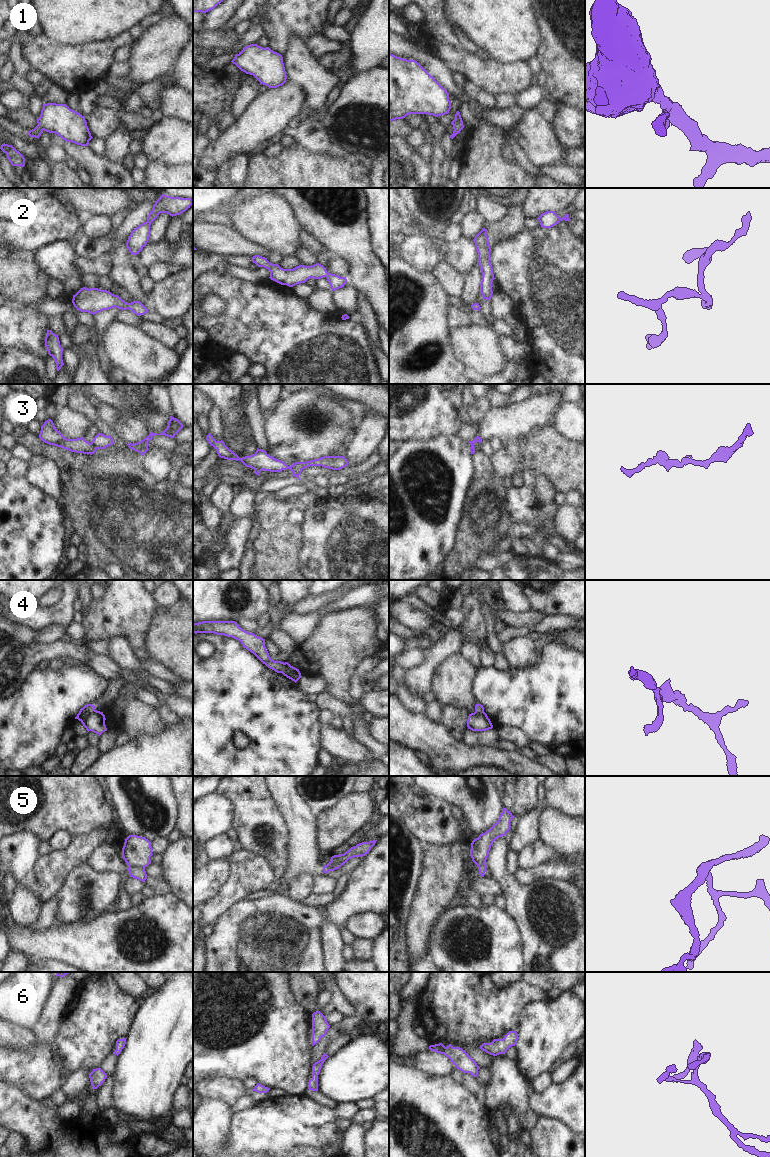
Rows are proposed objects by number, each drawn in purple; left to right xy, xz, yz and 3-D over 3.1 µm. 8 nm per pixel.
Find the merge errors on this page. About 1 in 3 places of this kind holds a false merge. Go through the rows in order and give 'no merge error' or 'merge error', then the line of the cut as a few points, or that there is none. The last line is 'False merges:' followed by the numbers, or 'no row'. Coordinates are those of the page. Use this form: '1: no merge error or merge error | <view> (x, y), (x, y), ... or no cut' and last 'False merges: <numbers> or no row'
1: no merge error | no cut
2: no merge error | no cut
3: merge error | xy (90, 443), (96, 448)
4: merge error | xy (95, 710), (90, 712), (81, 721)
5: merge error | xz (341, 861), (334, 860), (331, 864), (327, 865)
6: no merge error | no cut
False merges: 3, 4, 5

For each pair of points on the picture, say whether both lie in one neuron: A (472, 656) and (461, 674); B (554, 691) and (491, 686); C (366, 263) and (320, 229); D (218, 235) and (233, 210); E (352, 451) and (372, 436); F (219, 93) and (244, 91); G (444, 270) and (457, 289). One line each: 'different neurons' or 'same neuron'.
A: different neurons
B: same neuron
C: same neuron
D: different neurons
E: same neuron
F: different neurons
G: same neuron

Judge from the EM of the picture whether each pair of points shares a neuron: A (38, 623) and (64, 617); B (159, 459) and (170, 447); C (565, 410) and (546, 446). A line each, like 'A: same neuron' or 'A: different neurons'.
A: same neuron
B: different neurons
C: different neurons

